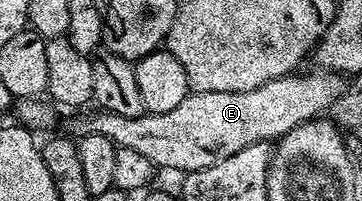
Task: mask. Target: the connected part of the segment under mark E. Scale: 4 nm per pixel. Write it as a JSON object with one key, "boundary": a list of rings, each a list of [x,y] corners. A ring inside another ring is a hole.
{"boundary":[[[314,72],[308,77],[288,75],[273,79],[261,87],[253,87],[253,91],[191,91],[173,111],[145,111],[139,117],[94,111],[77,118],[70,132],[76,138],[94,133],[105,135],[113,144],[145,155],[160,170],[180,169],[180,174],[186,175],[213,167],[213,163],[221,163],[221,159],[229,159],[229,155],[237,155],[237,151],[258,141],[274,142],[293,131],[293,127],[326,114],[343,94],[345,81],[337,73]]]}

